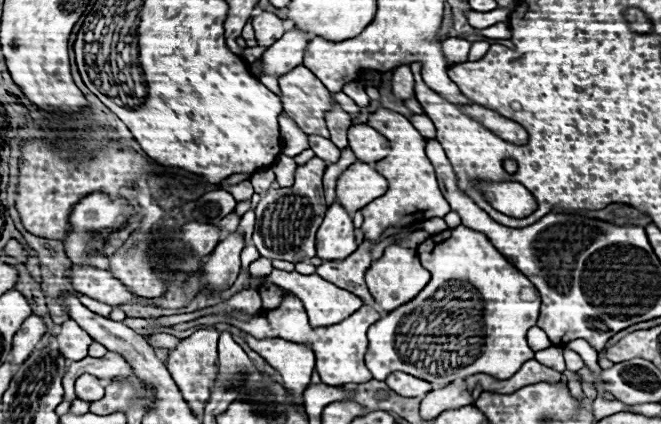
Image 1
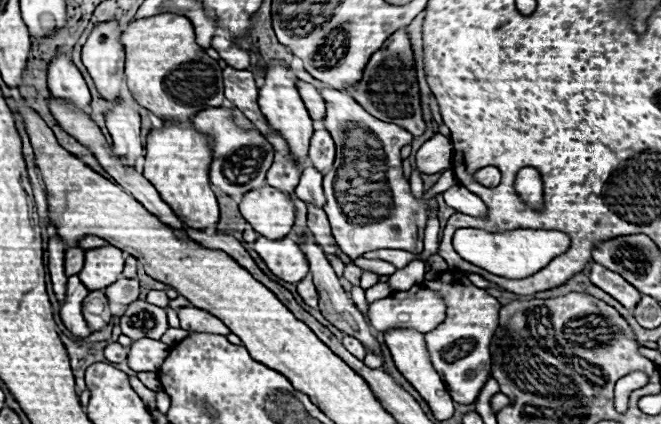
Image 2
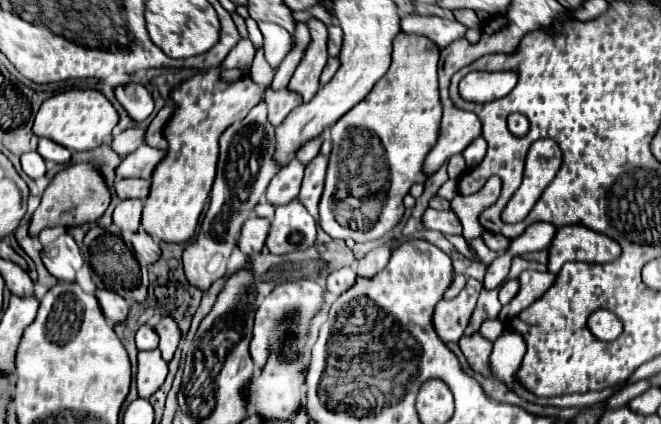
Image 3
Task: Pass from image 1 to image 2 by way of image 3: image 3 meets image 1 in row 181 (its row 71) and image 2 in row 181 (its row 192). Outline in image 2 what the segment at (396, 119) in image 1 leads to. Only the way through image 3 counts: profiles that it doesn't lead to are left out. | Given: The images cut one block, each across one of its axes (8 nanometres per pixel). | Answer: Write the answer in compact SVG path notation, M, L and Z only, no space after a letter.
M316 84L322 98L326 100L326 116L324 116L324 126L332 134L336 142L336 160L330 172L324 174L324 194L326 194L326 204L324 212L328 216L332 234L342 248L342 252L348 258L360 258L366 250L382 250L382 248L392 248L392 250L412 250L412 252L422 252L424 250L424 228L426 228L426 214L428 214L428 201L437 194L437 187L445 189L445 177L455 177L454 172L446 170L439 179L438 183L431 189L425 191L422 200L414 200L410 192L410 184L402 174L402 158L400 150L408 144L414 142L414 136L400 128L398 124L392 122L382 122L376 120L372 114L368 114L352 96L346 92L328 88L324 84Z

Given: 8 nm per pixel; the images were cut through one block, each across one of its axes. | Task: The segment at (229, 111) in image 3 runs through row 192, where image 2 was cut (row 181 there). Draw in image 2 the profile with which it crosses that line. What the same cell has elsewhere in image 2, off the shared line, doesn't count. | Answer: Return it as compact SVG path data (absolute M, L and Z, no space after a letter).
M166 122L162 130L152 130L148 134L148 142L146 142L146 164L144 164L144 178L160 192L160 198L176 212L176 216L182 218L182 222L188 228L194 230L206 230L218 224L218 202L216 196L210 188L210 180L208 180L208 166L212 160L212 140L208 140L208 136L196 132L192 126L190 128L182 128L180 124L172 124Z

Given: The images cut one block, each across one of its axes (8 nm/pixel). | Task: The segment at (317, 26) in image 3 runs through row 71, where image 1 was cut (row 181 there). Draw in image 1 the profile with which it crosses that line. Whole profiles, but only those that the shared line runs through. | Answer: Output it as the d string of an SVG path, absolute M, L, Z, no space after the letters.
M312 158L306 166L298 166L294 186L270 190L260 198L256 206L256 228L252 240L262 256L288 260L294 264L306 262L316 256L314 236L328 208L322 188L324 170L326 170L326 162L320 158Z

